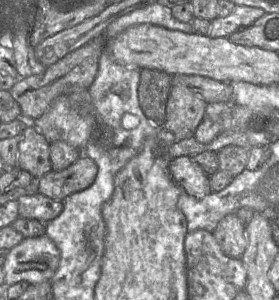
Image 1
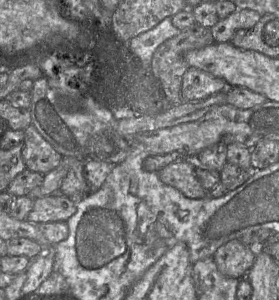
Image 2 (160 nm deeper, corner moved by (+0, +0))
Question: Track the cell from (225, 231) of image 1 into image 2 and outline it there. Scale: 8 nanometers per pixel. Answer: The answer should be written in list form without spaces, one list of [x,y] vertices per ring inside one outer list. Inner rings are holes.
[[[233,239],[220,246],[213,259],[220,273],[227,277],[242,279],[252,267],[257,248],[244,245],[240,239]]]

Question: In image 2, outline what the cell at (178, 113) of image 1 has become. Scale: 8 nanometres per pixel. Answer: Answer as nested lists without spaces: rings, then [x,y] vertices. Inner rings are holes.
[[[189,67],[182,78],[183,101],[198,101],[208,98],[227,88],[226,82],[200,69]]]

